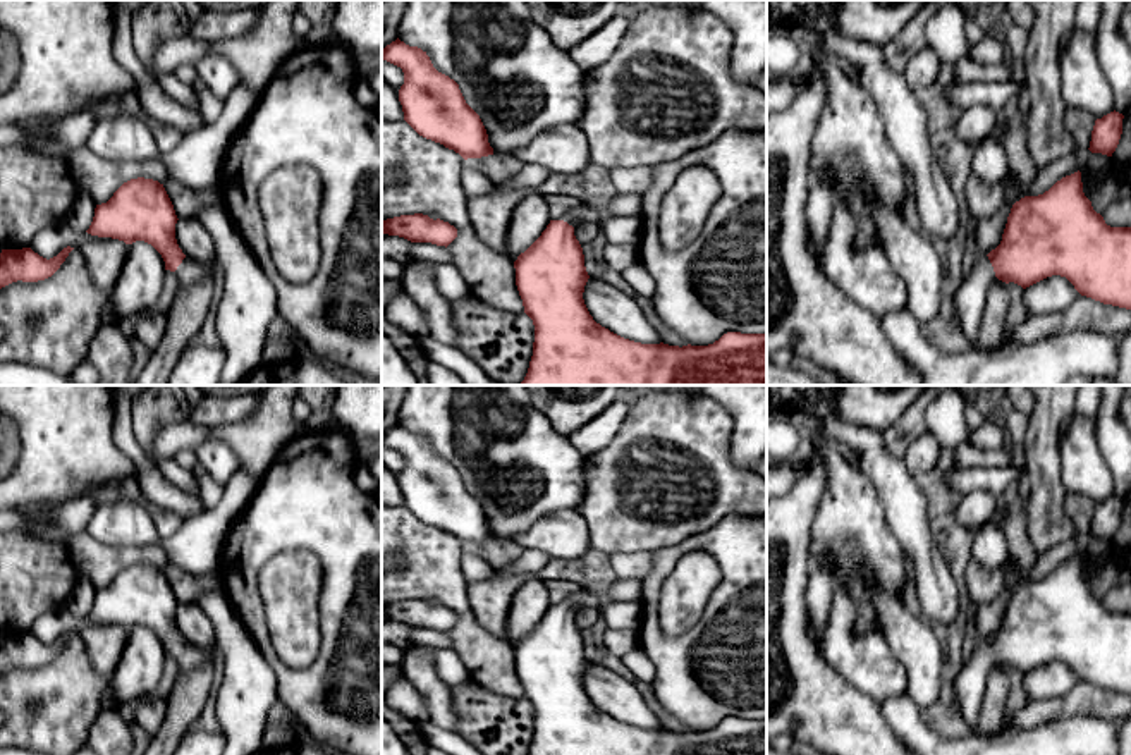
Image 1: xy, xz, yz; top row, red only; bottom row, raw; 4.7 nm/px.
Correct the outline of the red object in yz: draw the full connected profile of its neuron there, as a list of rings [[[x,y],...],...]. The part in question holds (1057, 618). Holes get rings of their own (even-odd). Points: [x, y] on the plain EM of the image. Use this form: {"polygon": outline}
{"polygon": [[[1079,556],[1062,562],[1043,580],[1016,586],[1000,629],[983,640],[973,657],[963,662],[952,681],[952,693],[969,731],[978,727],[987,679],[997,664],[1026,674],[1052,660],[1066,662],[1081,681],[1131,695],[1131,612],[1105,609],[1083,578]]]}

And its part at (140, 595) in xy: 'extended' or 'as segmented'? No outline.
extended

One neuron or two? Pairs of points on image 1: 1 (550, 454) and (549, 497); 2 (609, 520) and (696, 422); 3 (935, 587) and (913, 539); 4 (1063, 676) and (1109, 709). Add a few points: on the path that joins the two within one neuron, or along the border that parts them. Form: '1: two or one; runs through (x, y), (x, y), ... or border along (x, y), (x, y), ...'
1: one; runs through (550, 465), (549, 487)
2: one; runs through (611, 484), (611, 465), (623, 448), (660, 434)
3: one; runs through (930, 575), (922, 551)
4: two; border along (1080, 680), (1061, 695), (1037, 700)

